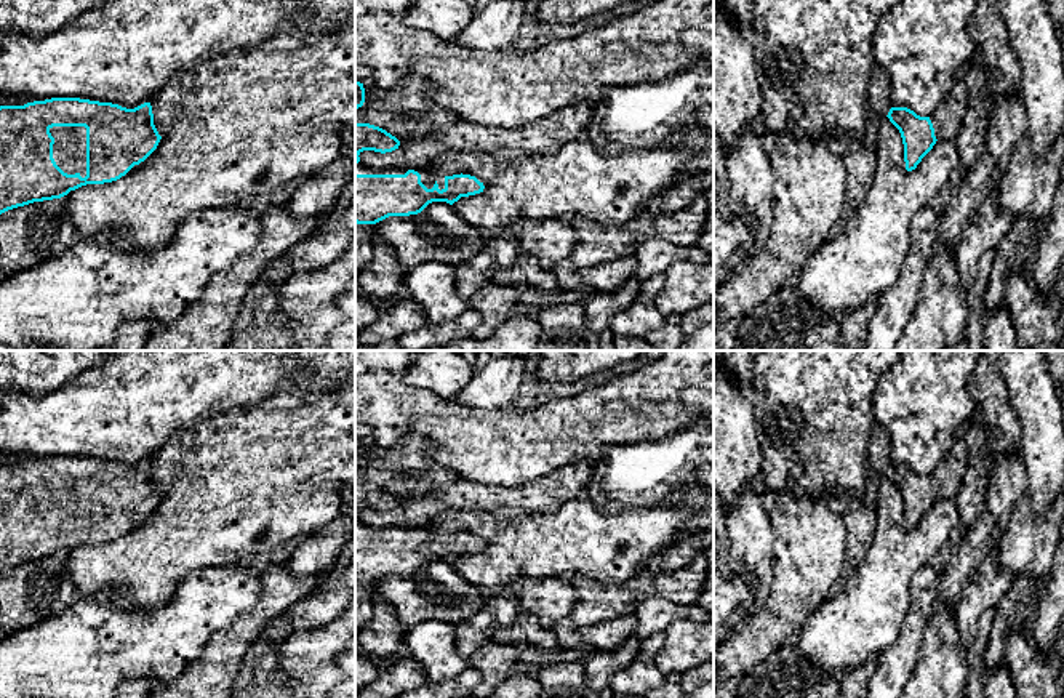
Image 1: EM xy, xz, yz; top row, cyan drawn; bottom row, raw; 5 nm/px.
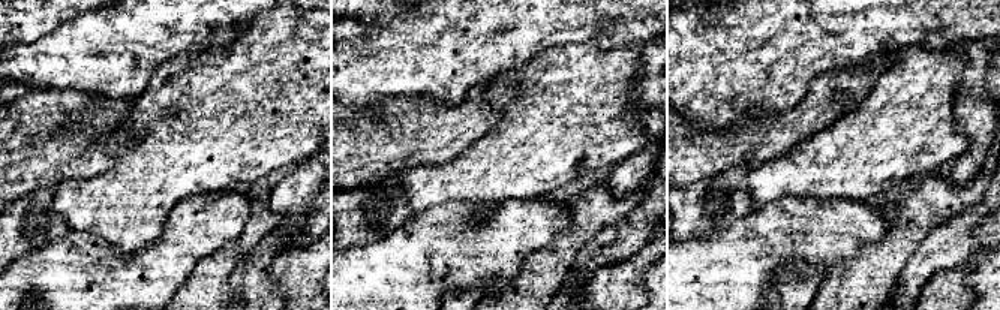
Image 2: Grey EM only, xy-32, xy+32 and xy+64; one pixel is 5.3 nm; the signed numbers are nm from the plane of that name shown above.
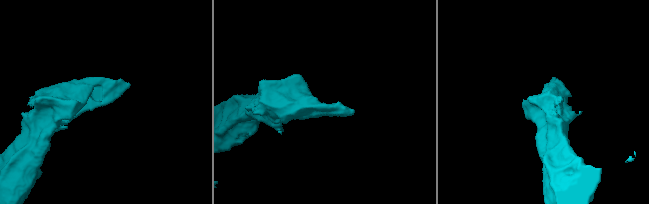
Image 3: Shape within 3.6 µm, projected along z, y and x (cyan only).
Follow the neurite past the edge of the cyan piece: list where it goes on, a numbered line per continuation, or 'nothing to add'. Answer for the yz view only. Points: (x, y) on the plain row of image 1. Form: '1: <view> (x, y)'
1: yz (948, 476)

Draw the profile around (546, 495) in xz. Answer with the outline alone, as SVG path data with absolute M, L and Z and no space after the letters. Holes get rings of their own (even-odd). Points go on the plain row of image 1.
M581 459L525 485L475 483L464 477L434 493L448 507L482 511L499 517L554 514L568 499L582 499L594 463Z

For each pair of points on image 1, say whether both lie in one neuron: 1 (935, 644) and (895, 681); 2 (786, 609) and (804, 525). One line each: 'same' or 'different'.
1: different
2: same

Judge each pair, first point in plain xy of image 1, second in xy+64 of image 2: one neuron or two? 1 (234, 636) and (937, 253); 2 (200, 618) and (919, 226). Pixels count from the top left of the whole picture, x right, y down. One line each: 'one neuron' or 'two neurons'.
1: two neurons
2: two neurons

